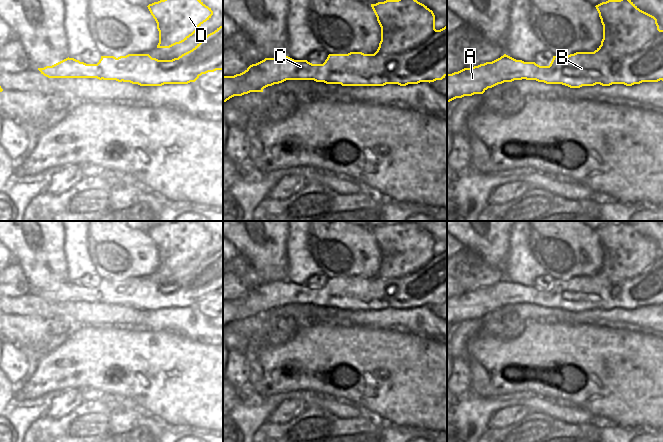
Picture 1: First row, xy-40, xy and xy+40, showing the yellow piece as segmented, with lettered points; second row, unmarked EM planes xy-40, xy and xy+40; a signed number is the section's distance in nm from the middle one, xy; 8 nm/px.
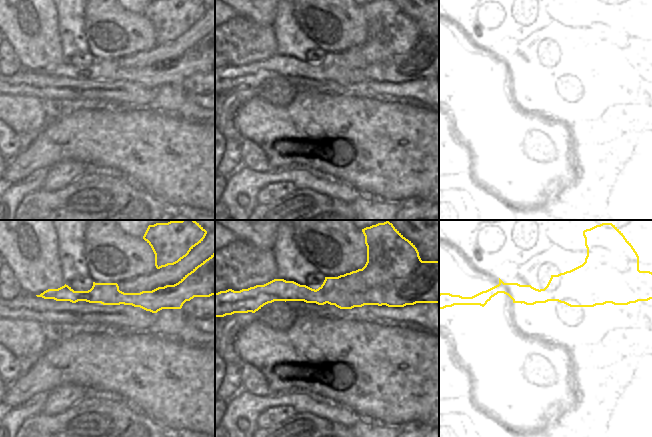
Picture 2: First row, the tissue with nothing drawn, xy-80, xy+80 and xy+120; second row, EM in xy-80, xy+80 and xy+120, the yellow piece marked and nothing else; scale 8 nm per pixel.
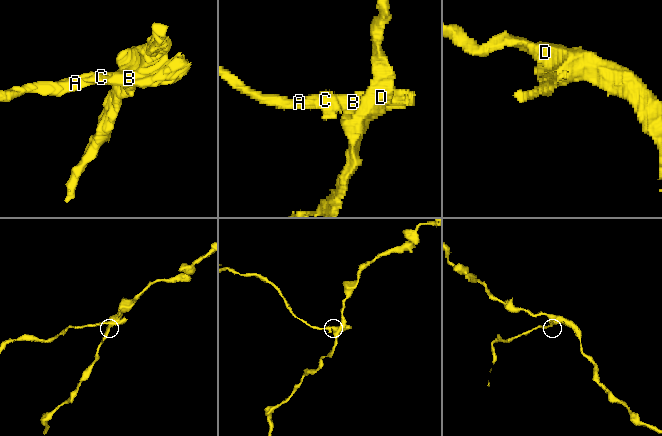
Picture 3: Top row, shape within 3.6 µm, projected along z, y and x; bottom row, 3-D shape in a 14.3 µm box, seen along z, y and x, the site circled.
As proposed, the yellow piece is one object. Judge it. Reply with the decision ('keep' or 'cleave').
cleave

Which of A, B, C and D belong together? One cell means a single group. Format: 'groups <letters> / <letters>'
groups A C / B D

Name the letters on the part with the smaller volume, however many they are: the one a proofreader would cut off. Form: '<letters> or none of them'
A, C

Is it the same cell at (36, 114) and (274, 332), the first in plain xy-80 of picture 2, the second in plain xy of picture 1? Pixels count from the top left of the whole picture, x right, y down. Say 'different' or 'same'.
different

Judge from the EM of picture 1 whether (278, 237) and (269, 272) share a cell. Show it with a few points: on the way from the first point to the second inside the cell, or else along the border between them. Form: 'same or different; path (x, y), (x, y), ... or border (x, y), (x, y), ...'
same; path (272, 246), (269, 249), (269, 263)

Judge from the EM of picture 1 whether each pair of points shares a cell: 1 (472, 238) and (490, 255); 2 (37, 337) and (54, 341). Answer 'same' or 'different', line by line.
1: same
2: different

